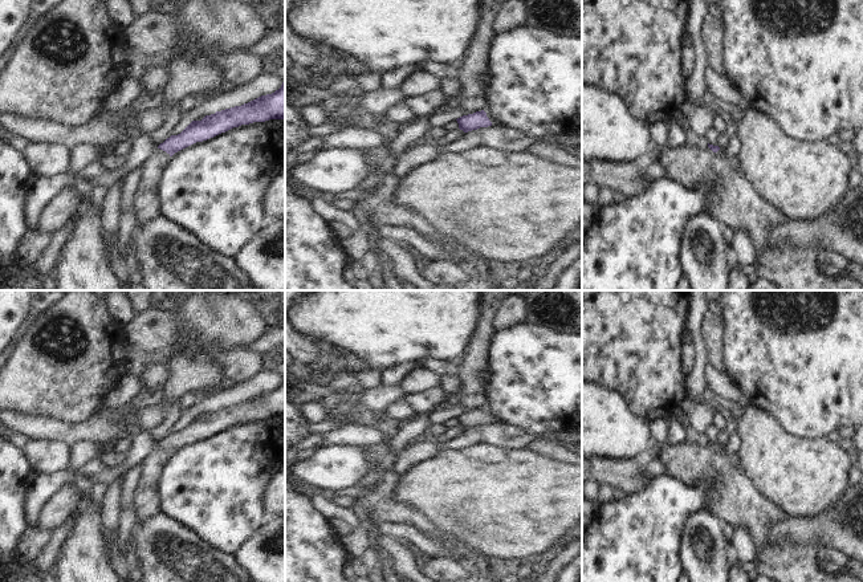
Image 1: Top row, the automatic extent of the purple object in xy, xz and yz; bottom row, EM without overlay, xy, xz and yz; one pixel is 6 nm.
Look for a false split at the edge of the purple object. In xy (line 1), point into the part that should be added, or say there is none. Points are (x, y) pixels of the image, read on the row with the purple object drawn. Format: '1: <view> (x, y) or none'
1: none

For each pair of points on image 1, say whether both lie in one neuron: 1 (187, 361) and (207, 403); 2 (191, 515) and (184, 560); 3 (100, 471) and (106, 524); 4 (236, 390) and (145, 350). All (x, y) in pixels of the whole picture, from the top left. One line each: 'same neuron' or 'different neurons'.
1: different neurons
2: different neurons
3: different neurons
4: different neurons

